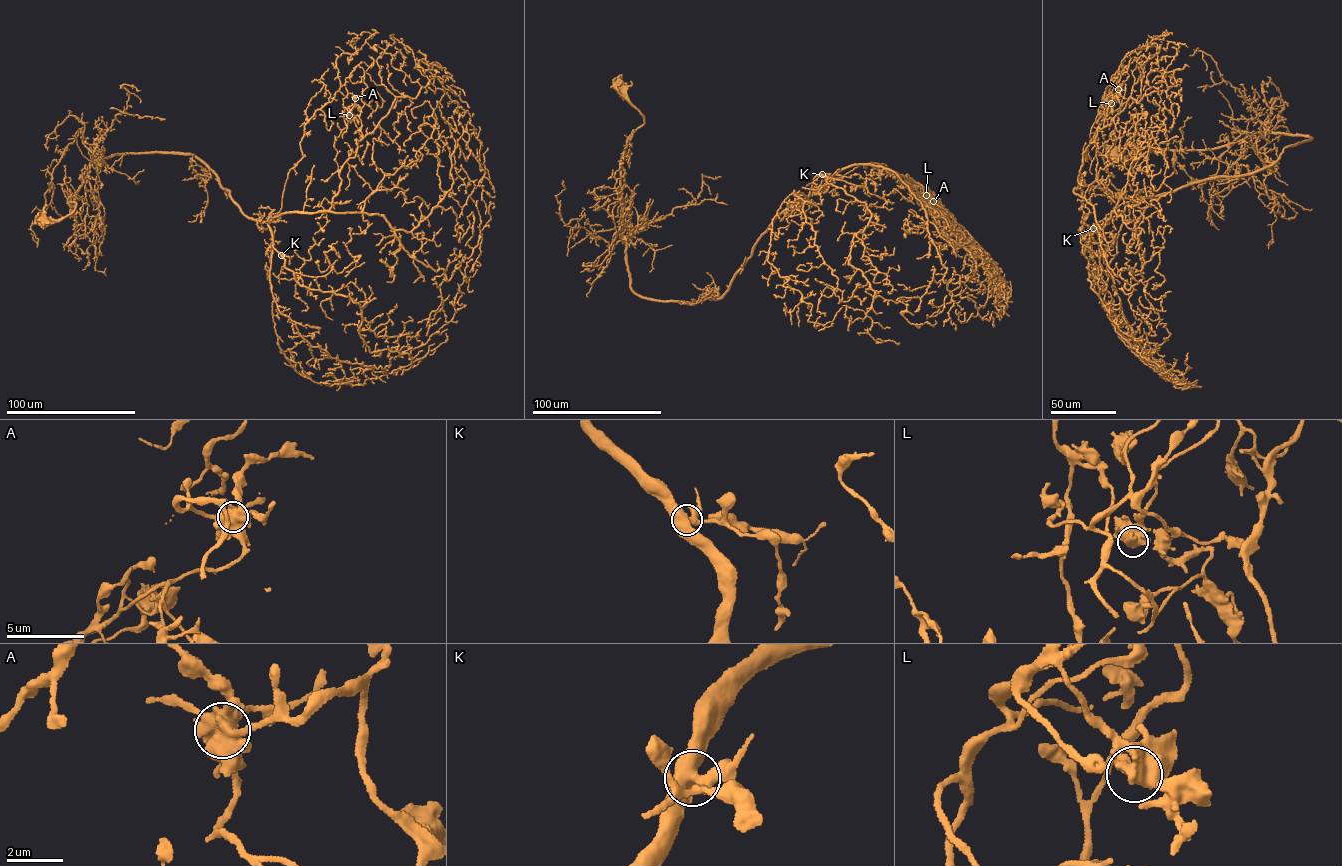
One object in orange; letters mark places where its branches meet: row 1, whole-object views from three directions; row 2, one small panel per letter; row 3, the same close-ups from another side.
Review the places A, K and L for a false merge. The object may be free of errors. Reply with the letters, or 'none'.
A

